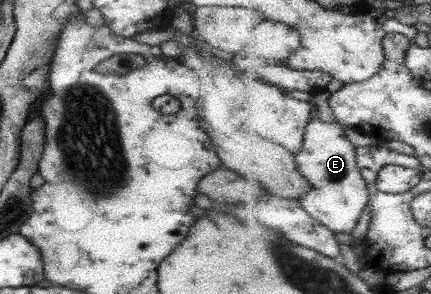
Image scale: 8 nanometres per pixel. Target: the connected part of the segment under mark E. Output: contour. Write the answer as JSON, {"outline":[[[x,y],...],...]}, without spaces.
{"outline":[[[314,118],[306,128],[303,148],[295,155],[300,173],[313,185],[313,190],[302,196],[301,206],[320,223],[338,233],[352,233],[360,221],[360,213],[371,201],[357,163],[357,147],[348,139],[345,128],[338,122],[322,122]]]}

